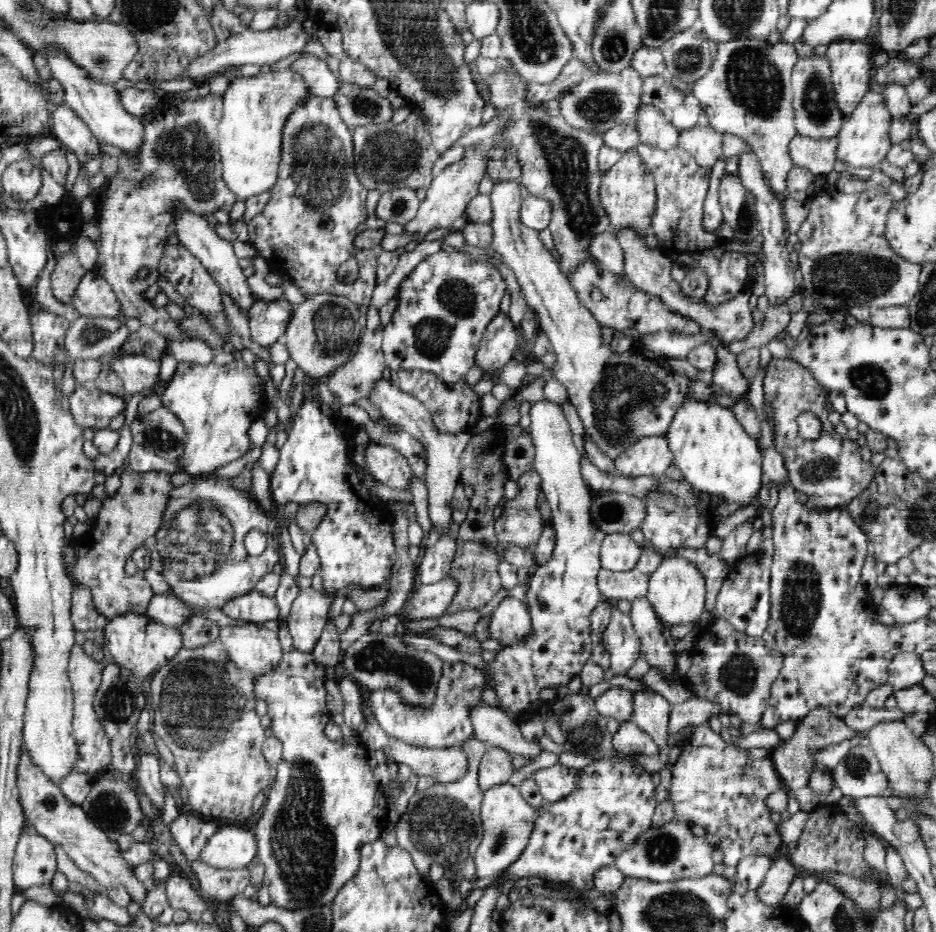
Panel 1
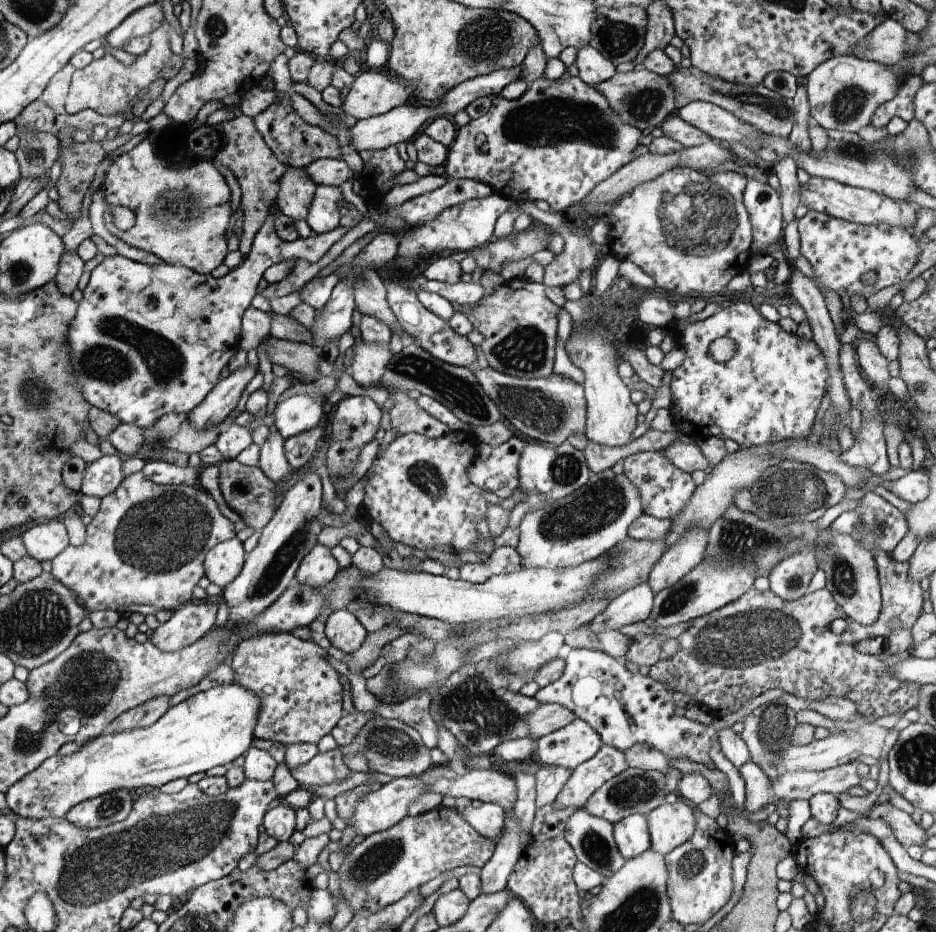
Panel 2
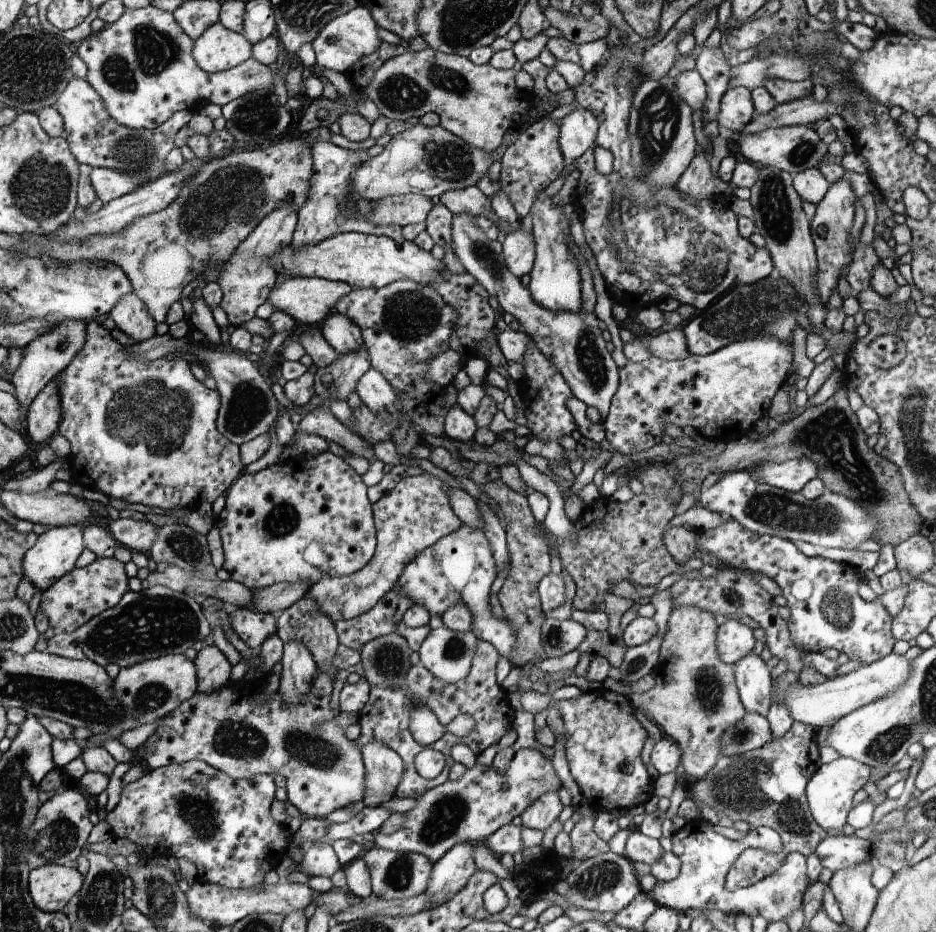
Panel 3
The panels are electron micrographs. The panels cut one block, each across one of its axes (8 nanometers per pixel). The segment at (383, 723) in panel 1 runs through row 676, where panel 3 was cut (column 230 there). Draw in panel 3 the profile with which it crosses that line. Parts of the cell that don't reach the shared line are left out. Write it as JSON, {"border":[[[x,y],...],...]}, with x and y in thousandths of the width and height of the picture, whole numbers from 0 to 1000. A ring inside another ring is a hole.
{"border":[[[111,342],[92,345],[94,365],[90,373],[66,400],[64,429],[67,432],[67,453],[62,464],[78,481],[73,492],[76,515],[96,527],[97,531],[113,531],[136,541],[152,541],[168,545],[174,552],[184,547],[212,547],[218,539],[226,541],[239,530],[259,506],[254,477],[246,474],[231,459],[235,439],[235,423],[214,412],[199,386],[186,381],[156,388],[132,378],[110,349]]]}

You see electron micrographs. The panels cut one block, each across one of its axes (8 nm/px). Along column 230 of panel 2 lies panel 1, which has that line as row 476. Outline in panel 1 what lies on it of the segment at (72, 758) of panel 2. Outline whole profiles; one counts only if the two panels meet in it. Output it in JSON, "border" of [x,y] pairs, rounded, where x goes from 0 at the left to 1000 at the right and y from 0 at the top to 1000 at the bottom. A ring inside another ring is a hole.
{"border":[[[735,427],[709,467],[719,485],[719,498],[745,527],[764,539],[796,544],[808,540],[815,511],[815,489],[810,473],[799,467],[779,436]]]}

